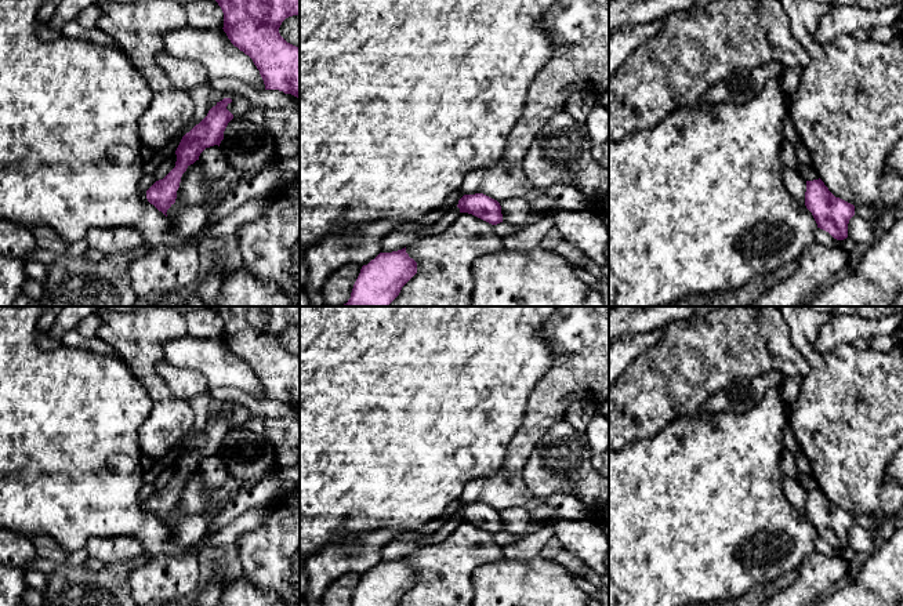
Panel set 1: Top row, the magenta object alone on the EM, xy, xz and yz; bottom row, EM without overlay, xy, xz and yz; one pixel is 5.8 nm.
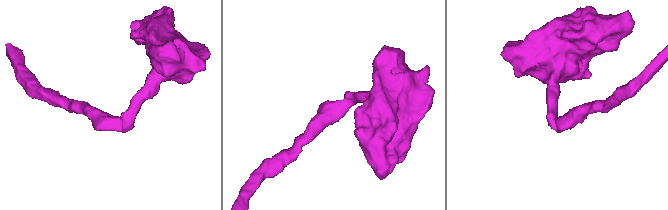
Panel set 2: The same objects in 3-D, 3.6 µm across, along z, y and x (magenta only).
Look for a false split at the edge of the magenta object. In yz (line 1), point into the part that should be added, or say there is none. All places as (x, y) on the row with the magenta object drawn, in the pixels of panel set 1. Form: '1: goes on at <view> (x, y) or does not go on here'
1: does not go on here

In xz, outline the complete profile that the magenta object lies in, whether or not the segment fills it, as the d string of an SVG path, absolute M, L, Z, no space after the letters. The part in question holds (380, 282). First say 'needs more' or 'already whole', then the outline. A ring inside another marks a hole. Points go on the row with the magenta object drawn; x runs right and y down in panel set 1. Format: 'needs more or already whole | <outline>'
already whole | M406 247L380 253L362 266L351 298L342 306L389 306L416 273L417 262L409 257Z

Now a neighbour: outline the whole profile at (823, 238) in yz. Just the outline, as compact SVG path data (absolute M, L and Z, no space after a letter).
M820 228L815 229L815 243L822 244L827 248L837 247L837 239L834 239L828 232Z

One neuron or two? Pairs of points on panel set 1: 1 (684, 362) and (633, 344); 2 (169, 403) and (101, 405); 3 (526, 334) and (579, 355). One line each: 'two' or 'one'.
1: two
2: two
3: two

